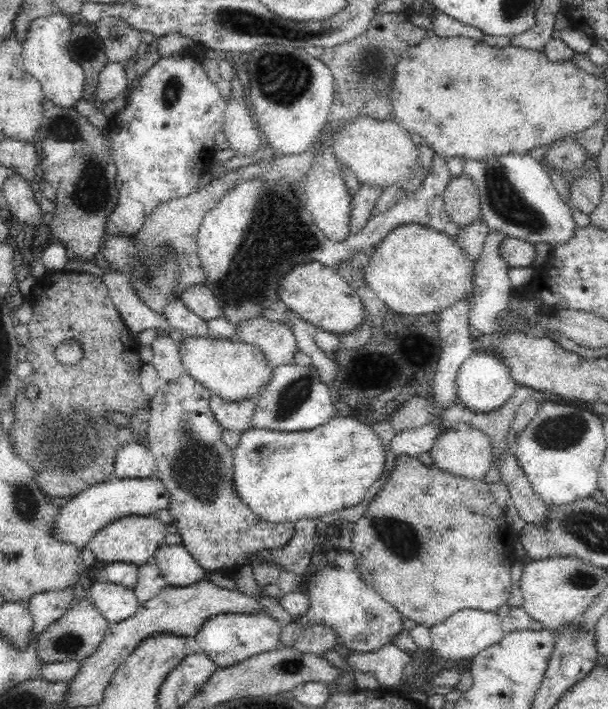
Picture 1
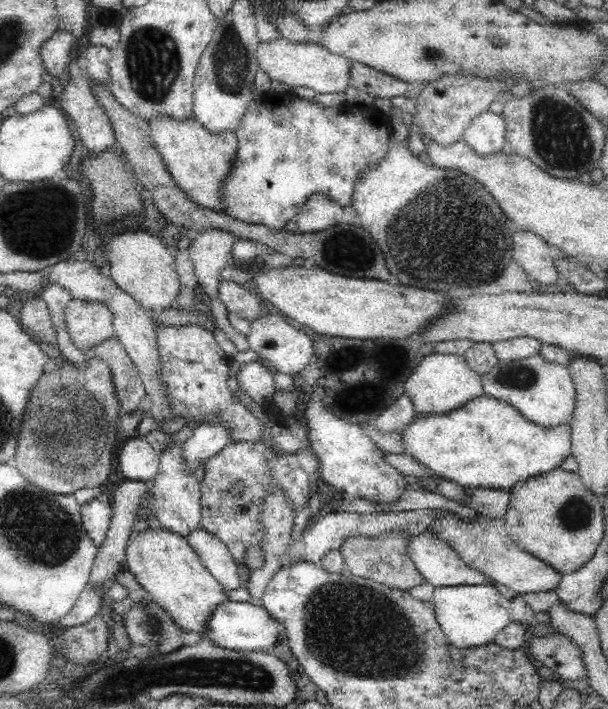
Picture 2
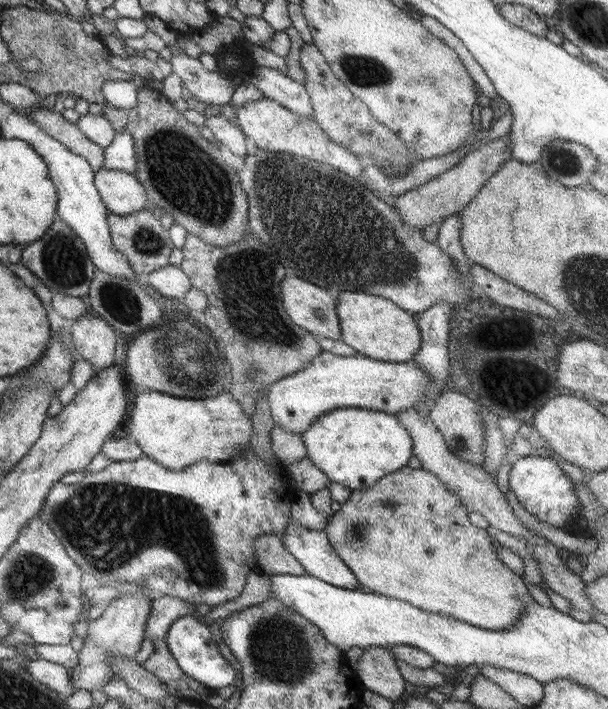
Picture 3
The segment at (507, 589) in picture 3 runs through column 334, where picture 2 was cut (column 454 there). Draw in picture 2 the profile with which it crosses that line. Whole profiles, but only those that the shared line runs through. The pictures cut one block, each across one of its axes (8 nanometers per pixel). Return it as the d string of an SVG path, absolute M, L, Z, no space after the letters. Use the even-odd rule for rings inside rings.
M440 509L440 514L430 522L426 531L430 531L432 537L438 537L440 541L450 545L452 551L458 553L458 557L466 565L470 565L470 568L493 582L510 588L517 595L555 590L560 582L558 571L554 571L546 561L523 551L509 539L504 518L496 519L478 514L470 520L463 520L454 512Z

